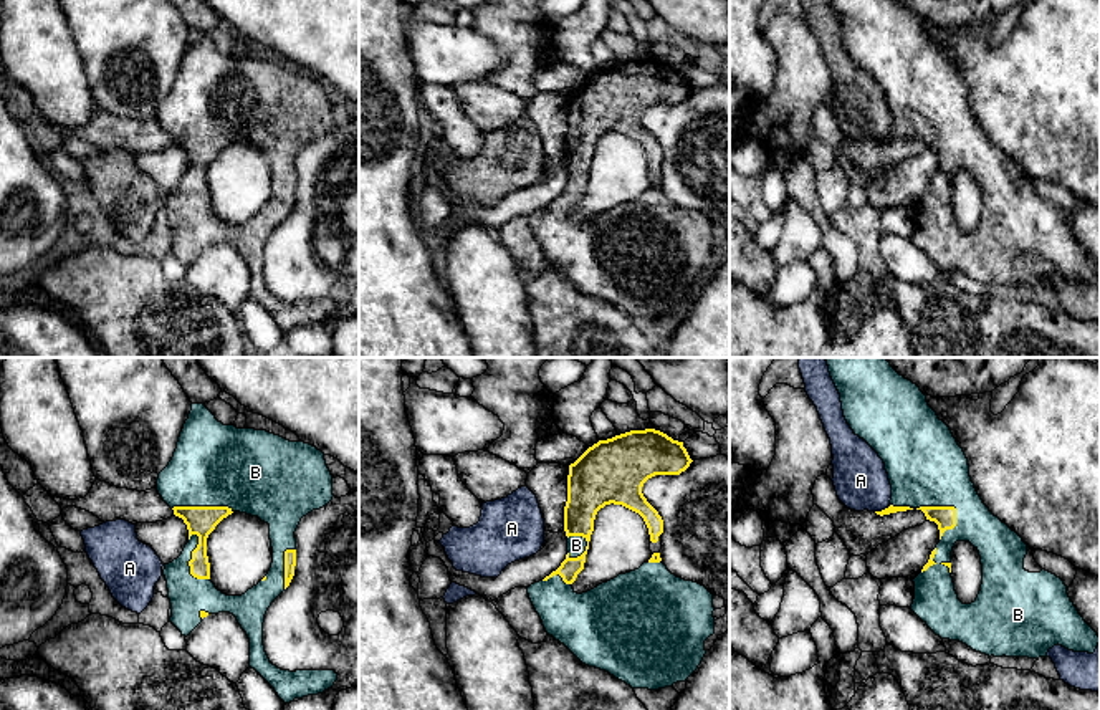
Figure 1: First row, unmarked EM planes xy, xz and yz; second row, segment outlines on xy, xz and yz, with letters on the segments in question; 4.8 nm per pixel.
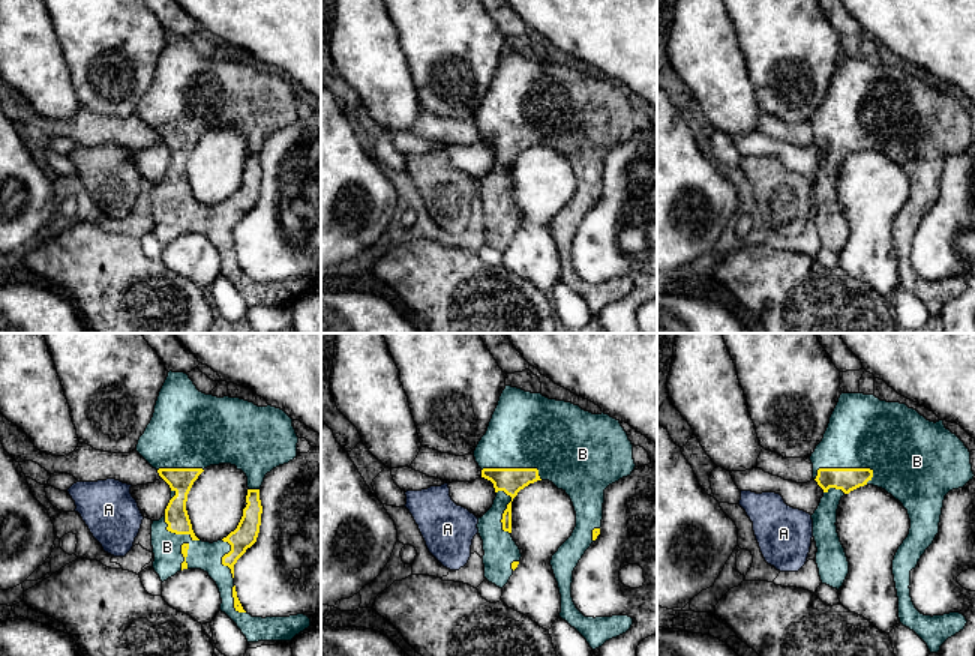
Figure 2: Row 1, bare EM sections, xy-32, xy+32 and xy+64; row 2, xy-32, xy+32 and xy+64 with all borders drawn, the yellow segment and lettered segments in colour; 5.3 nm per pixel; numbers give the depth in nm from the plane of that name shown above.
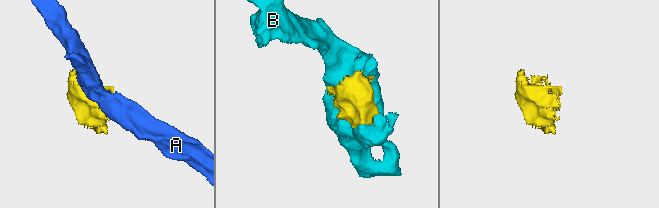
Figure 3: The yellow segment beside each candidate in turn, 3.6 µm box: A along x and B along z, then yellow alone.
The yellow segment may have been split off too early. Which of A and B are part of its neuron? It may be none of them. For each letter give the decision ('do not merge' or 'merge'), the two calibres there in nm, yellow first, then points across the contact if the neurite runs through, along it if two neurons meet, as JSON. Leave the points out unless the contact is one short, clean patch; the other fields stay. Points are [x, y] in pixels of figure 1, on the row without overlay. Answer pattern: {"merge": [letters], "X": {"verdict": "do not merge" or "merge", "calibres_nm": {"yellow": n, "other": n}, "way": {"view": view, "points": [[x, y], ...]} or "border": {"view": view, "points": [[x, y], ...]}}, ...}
{"merge": ["B"], "A": {"verdict": "do not merge", "calibres_nm": {"yellow": 40, "other": 260}, "border": {"view": "yz", "points": [[890, 134], [875, 141]]}}, "B": {"verdict": "merge", "calibres_nm": {"yellow": 110, "other": 380}}}

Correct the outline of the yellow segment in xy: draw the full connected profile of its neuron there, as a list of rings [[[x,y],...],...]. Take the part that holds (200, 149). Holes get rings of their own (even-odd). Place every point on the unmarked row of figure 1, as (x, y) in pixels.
[[[192,33],[174,86],[159,103],[157,121],[189,159],[189,172],[182,184],[164,199],[172,233],[170,252],[182,265],[190,265],[208,243],[230,242],[250,268],[250,296],[275,318],[285,333],[331,318],[337,309],[334,300],[281,300],[270,291],[263,275],[265,243],[294,205],[294,161],[303,146],[326,136],[334,126],[332,104],[324,83],[309,73],[289,71],[266,60],[223,55],[203,33]],[[233,141],[258,146],[268,152],[273,177],[268,204],[242,225],[227,225],[215,217],[210,210],[207,185],[208,164]]]

